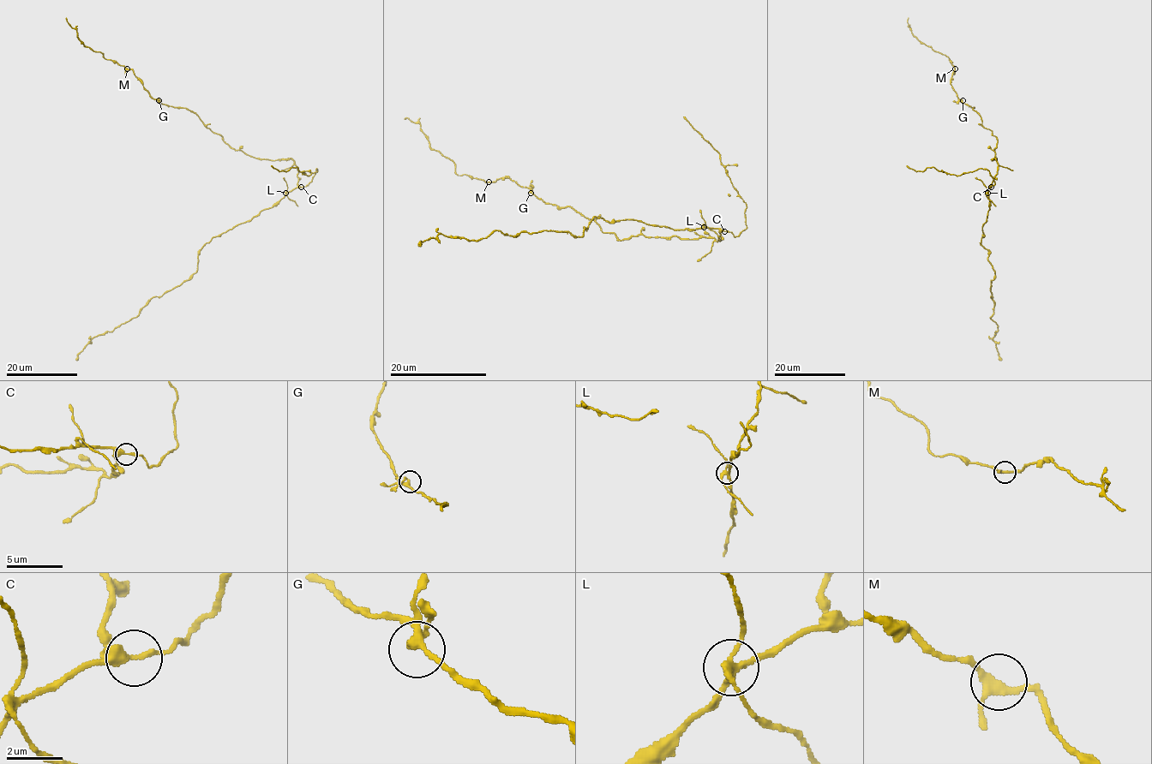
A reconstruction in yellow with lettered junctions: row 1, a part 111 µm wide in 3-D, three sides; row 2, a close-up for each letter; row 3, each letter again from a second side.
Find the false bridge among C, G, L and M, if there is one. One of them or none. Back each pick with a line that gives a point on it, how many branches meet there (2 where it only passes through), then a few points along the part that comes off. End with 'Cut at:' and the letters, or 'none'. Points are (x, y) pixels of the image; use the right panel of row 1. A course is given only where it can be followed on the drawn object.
L: (987, 193) | 4 | (987, 193), (984, 183), (974, 177)
Cut at: L

